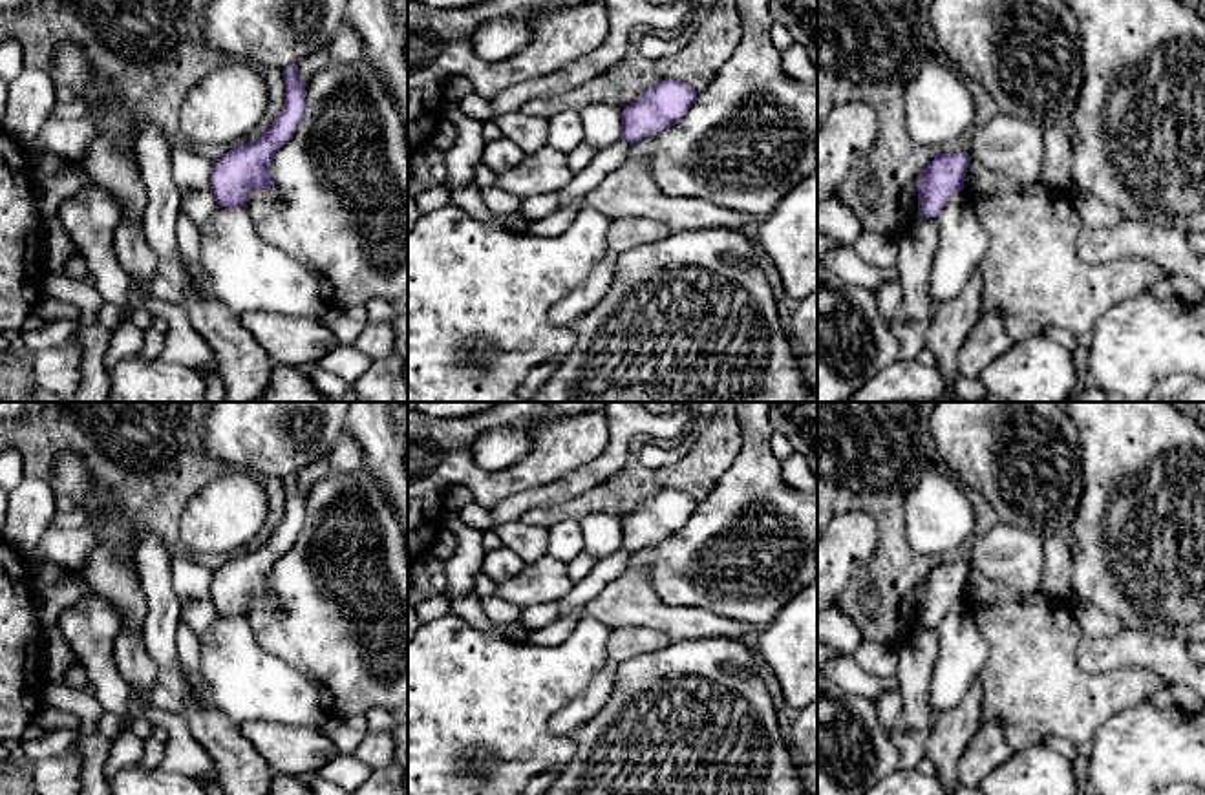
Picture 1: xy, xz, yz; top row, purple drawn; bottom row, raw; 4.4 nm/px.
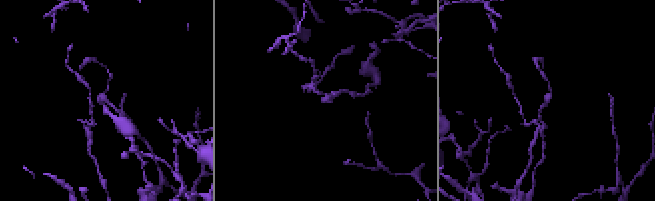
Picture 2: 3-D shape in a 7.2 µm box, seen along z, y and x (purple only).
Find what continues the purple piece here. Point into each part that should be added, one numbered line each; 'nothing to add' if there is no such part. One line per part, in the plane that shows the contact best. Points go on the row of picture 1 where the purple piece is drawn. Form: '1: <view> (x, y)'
nothing to add

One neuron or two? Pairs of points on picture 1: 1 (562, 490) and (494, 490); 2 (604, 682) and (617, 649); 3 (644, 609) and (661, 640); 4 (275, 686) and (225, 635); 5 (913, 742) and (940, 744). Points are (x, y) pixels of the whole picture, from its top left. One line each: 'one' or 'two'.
1: two
2: two
3: two
4: one
5: two

